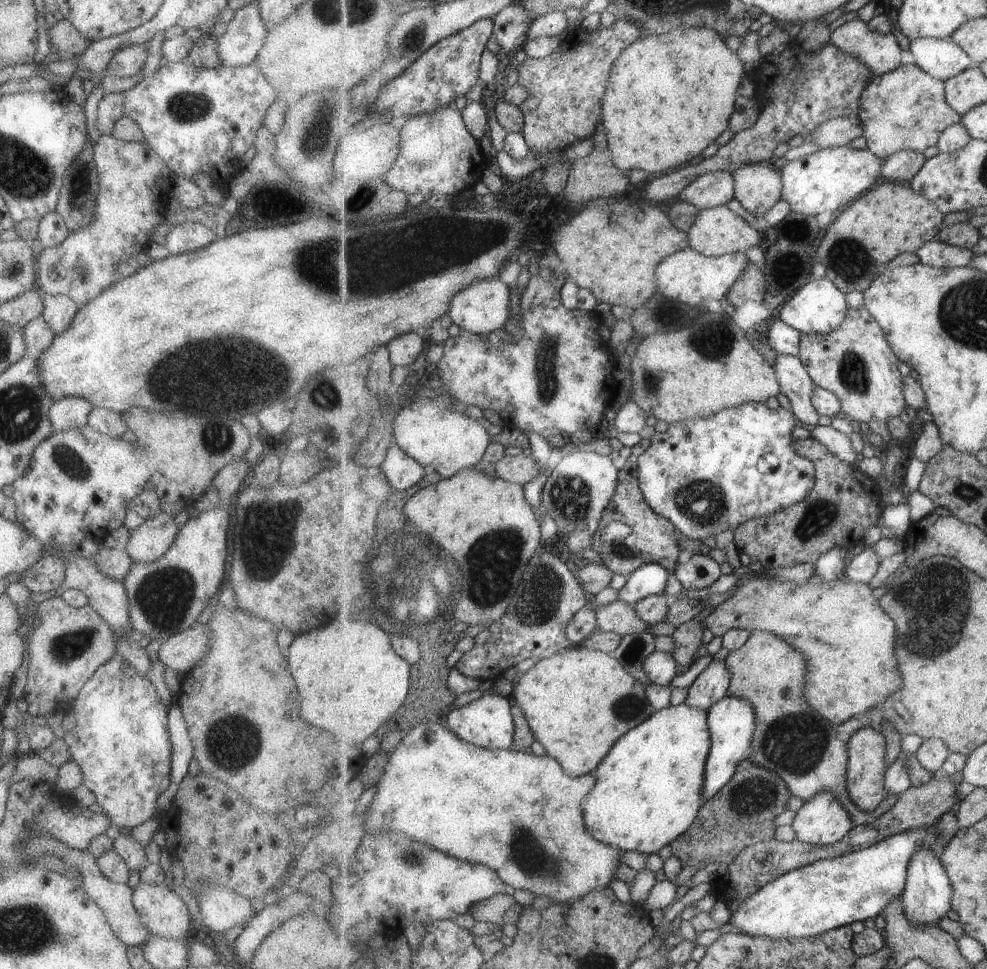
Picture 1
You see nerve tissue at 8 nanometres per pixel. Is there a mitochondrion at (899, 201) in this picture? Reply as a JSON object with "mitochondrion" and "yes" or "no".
{"mitochondrion":"no"}

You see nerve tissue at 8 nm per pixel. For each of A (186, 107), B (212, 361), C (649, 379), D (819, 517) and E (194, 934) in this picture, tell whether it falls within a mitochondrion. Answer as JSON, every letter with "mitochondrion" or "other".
{"A":"mitochondrion","B":"mitochondrion","C":"mitochondrion","D":"mitochondrion","E":"other"}

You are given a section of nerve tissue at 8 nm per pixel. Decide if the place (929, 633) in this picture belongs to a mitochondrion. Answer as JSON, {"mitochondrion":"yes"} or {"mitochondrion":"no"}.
{"mitochondrion":"yes"}

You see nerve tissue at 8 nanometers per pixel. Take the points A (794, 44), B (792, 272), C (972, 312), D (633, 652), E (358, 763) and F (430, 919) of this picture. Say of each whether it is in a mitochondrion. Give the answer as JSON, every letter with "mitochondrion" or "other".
{"A":"other","B":"other","C":"mitochondrion","D":"mitochondrion","E":"other","F":"other"}

